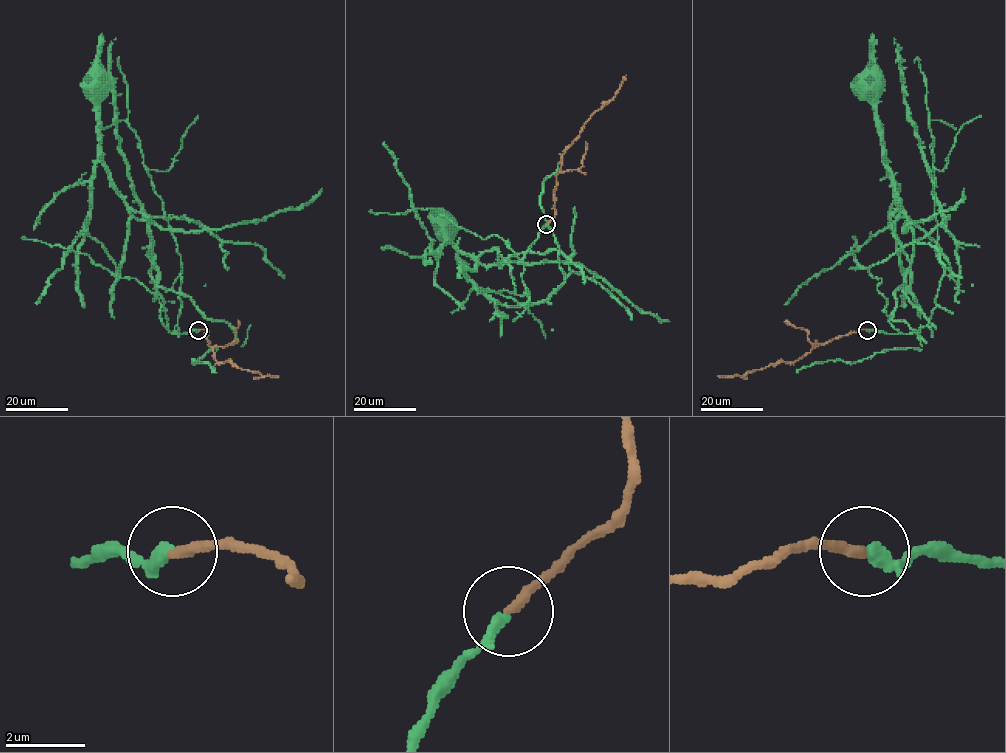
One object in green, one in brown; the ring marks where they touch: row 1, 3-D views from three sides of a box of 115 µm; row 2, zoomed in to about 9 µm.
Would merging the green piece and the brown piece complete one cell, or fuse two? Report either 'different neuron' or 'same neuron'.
same neuron

